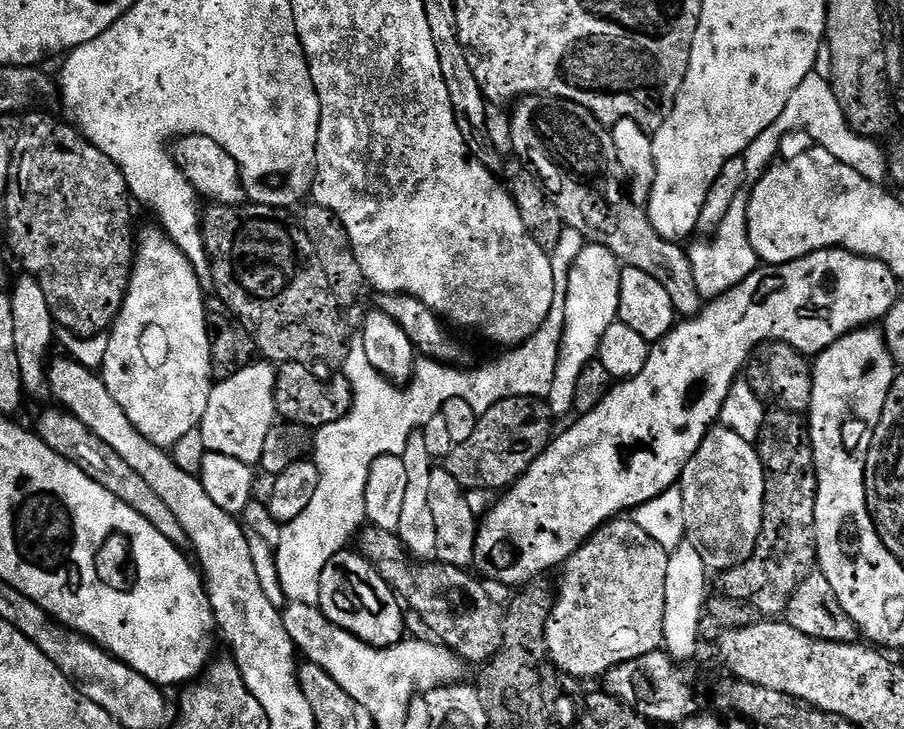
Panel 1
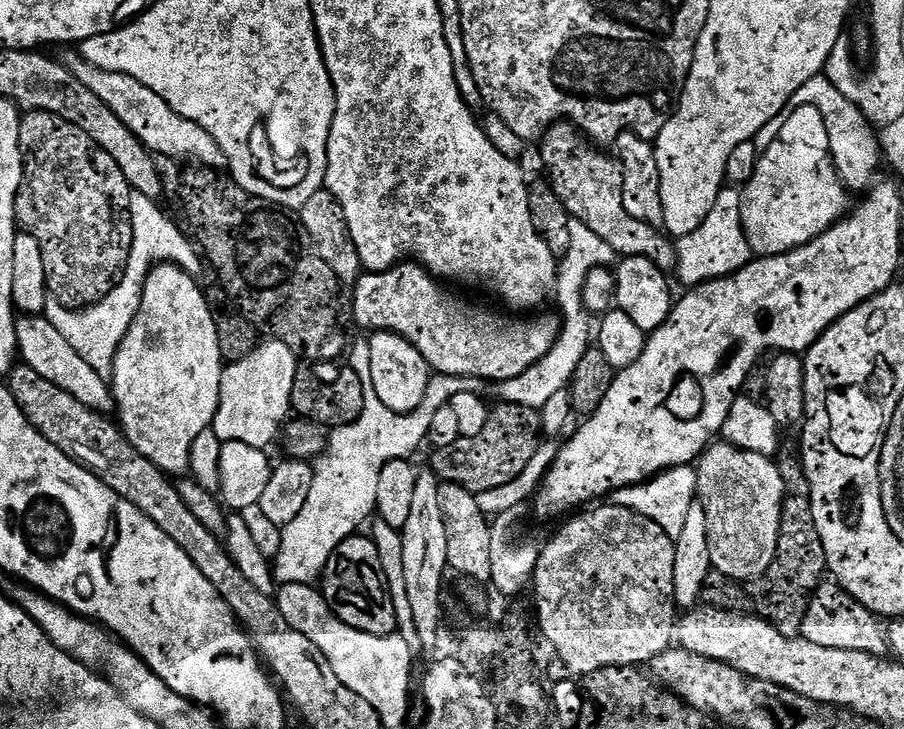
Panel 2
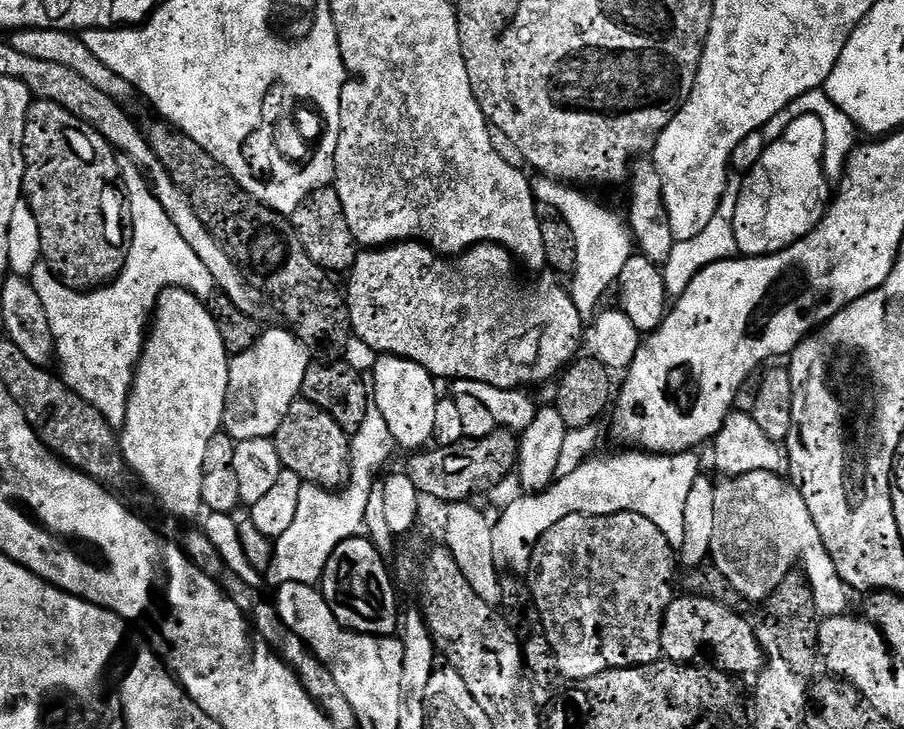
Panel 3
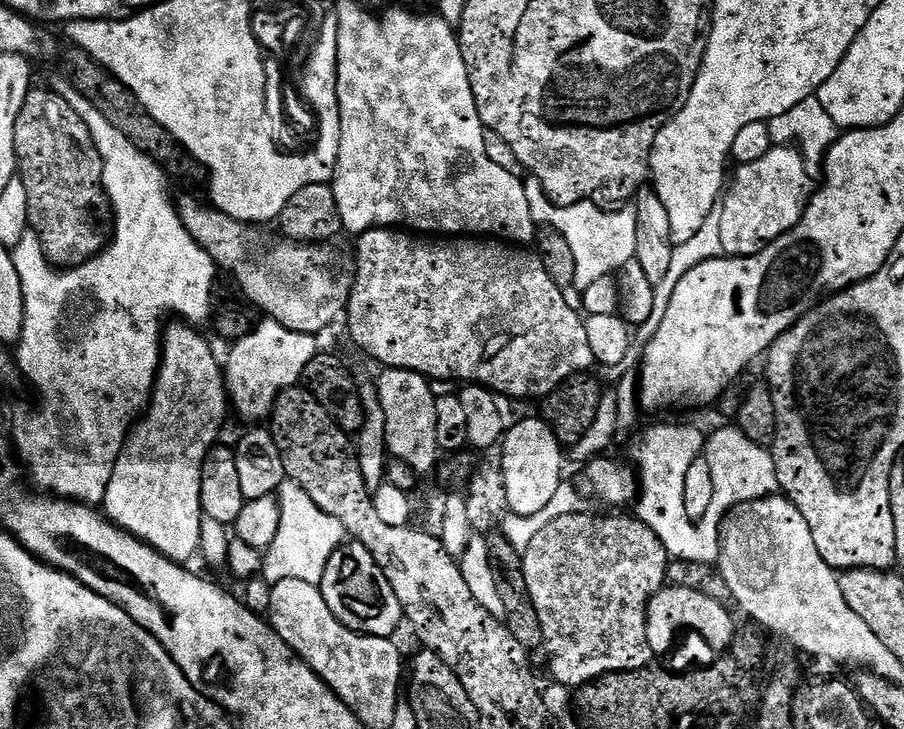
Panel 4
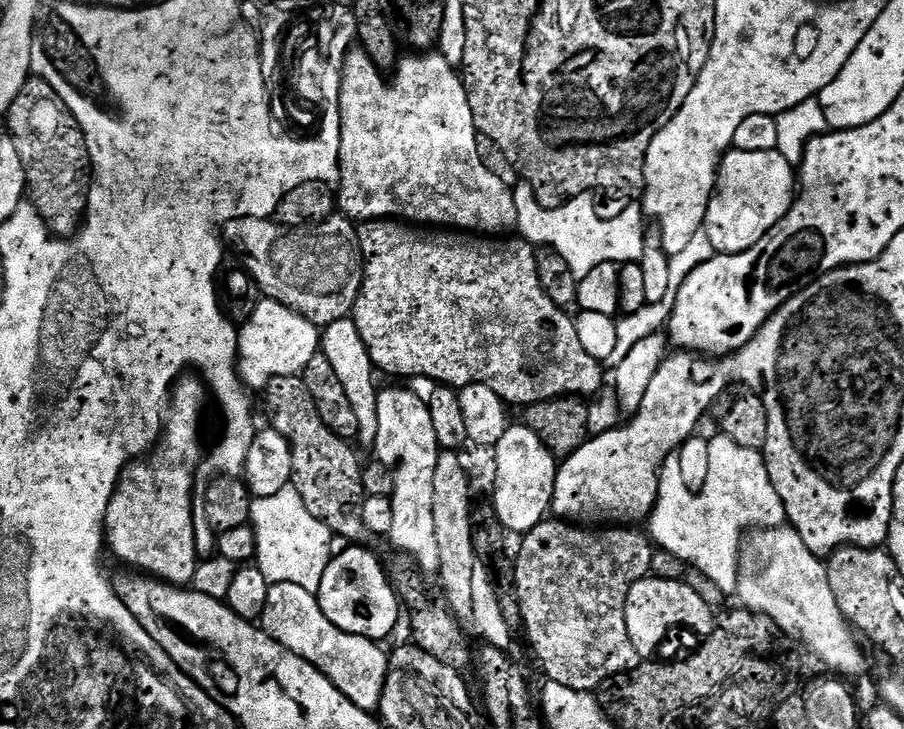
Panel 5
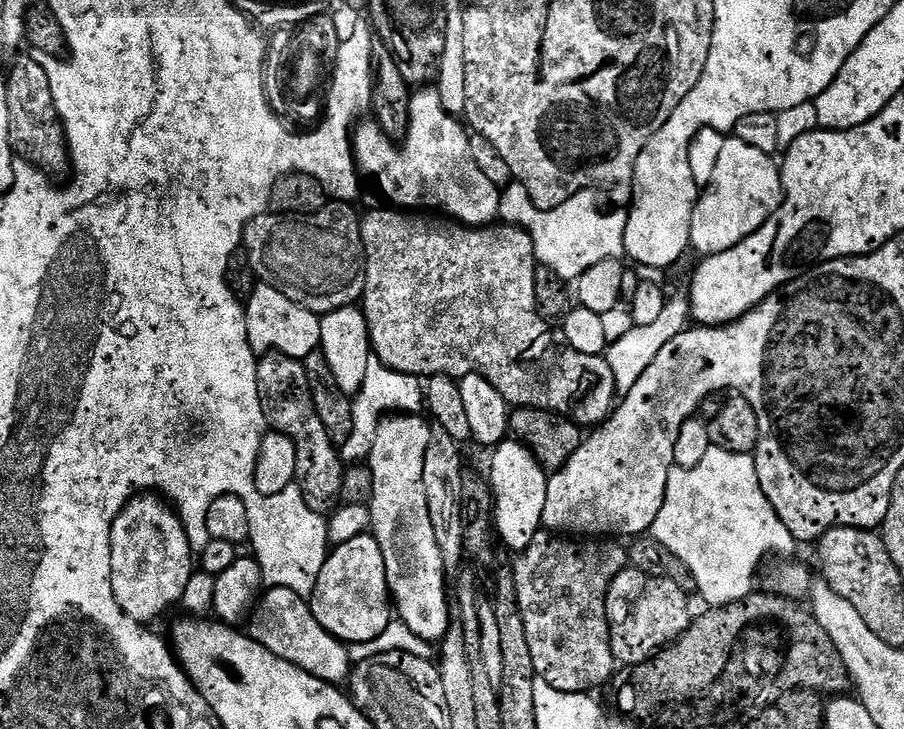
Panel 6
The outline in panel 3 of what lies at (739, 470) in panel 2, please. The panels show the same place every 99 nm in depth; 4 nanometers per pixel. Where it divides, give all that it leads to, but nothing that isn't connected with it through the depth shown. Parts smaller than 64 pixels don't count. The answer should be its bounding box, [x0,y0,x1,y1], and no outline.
[710,470,850,618]

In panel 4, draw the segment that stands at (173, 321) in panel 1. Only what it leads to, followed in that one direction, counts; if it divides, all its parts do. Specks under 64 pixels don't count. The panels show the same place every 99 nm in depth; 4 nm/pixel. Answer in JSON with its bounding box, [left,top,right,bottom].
[102,322,230,562]

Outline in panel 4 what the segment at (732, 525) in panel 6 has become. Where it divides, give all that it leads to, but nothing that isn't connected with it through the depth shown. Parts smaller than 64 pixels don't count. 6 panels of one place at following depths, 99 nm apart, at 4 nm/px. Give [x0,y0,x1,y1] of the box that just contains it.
[634,424,780,565]

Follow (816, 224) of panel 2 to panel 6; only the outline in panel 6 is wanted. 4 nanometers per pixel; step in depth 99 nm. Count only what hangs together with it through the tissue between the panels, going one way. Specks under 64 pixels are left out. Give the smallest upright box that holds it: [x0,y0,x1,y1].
[691,134,784,257]

